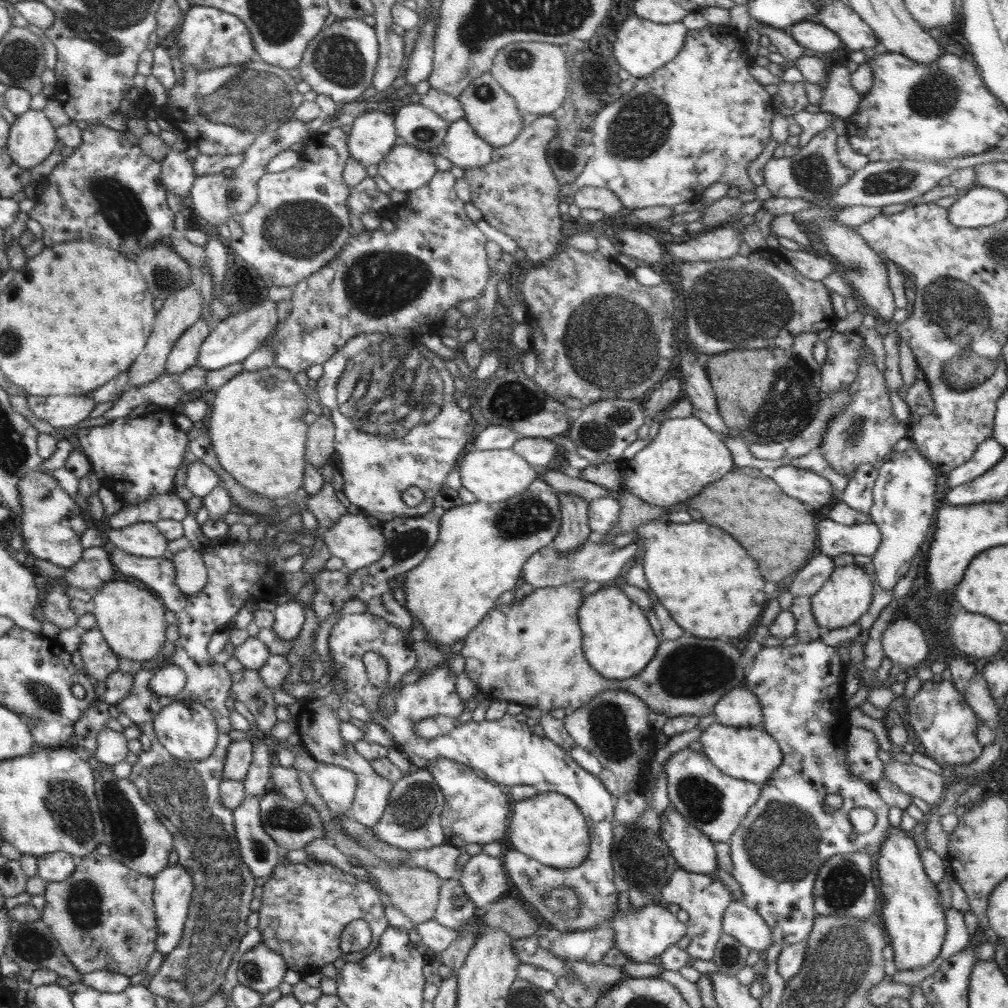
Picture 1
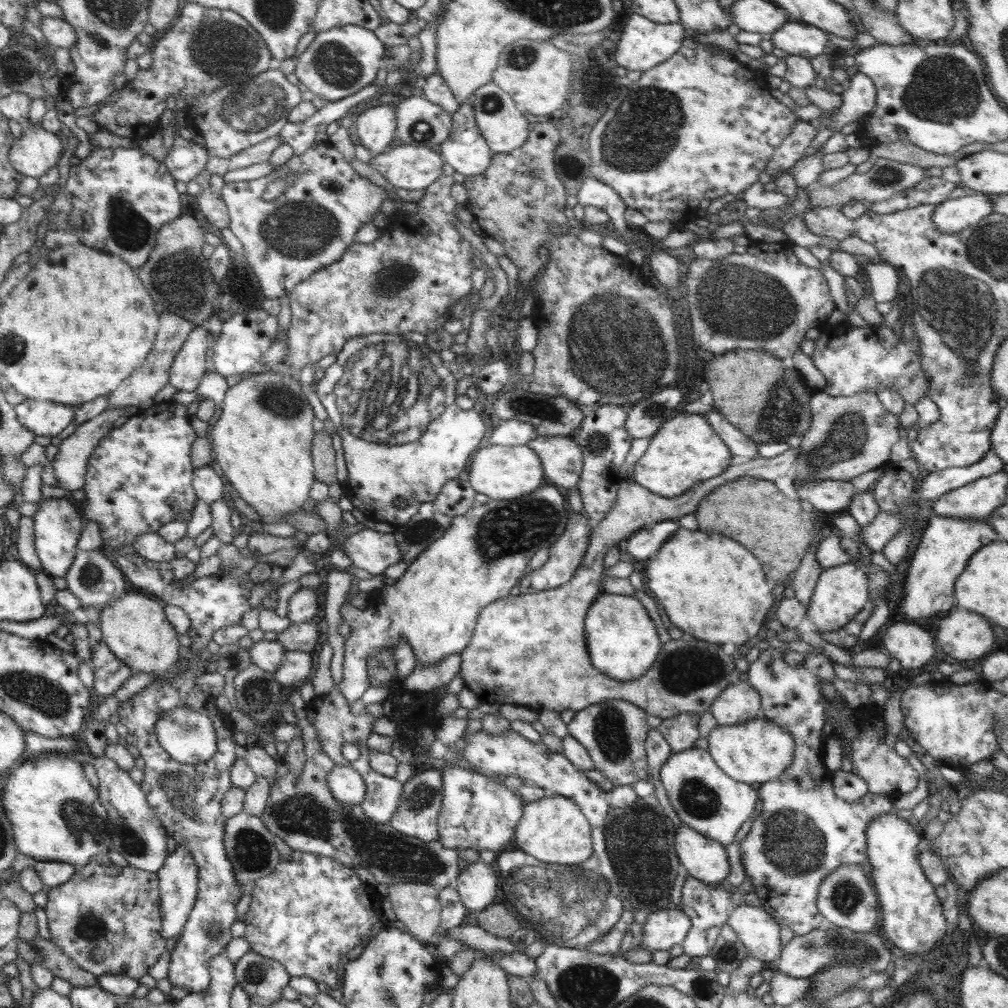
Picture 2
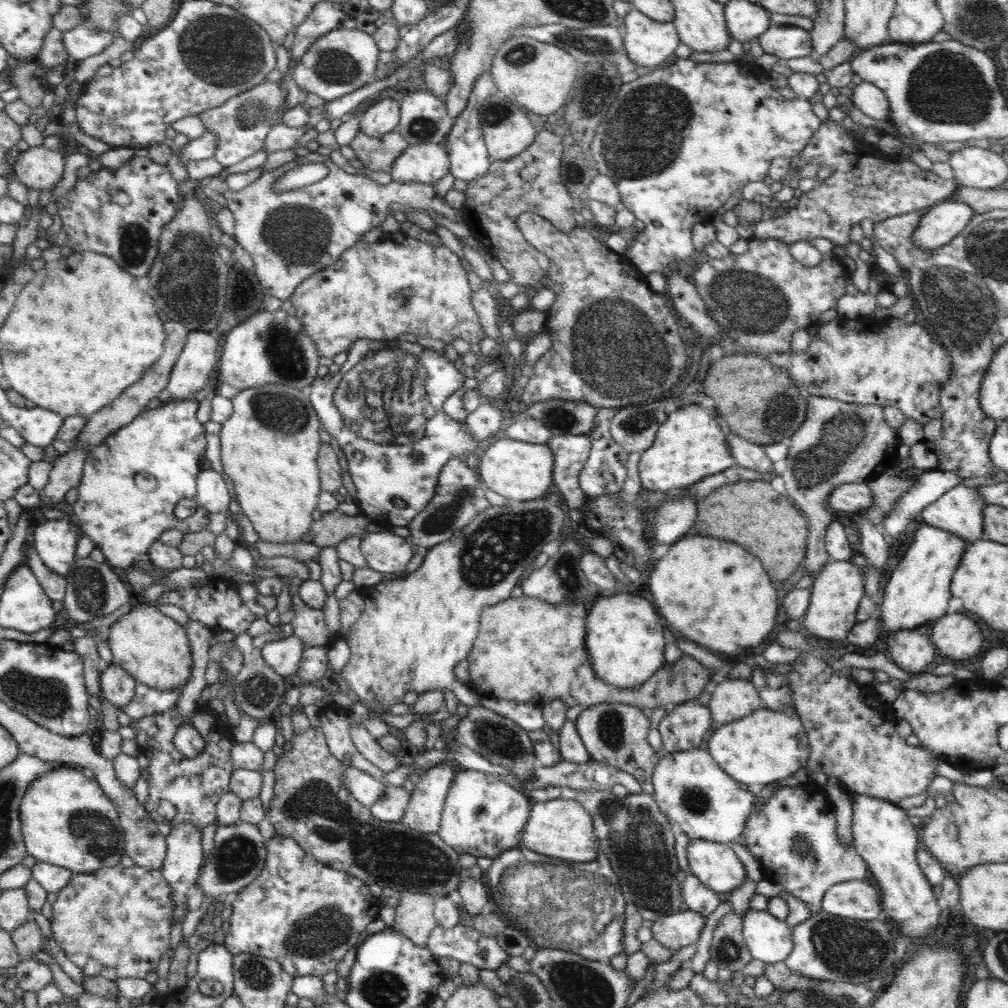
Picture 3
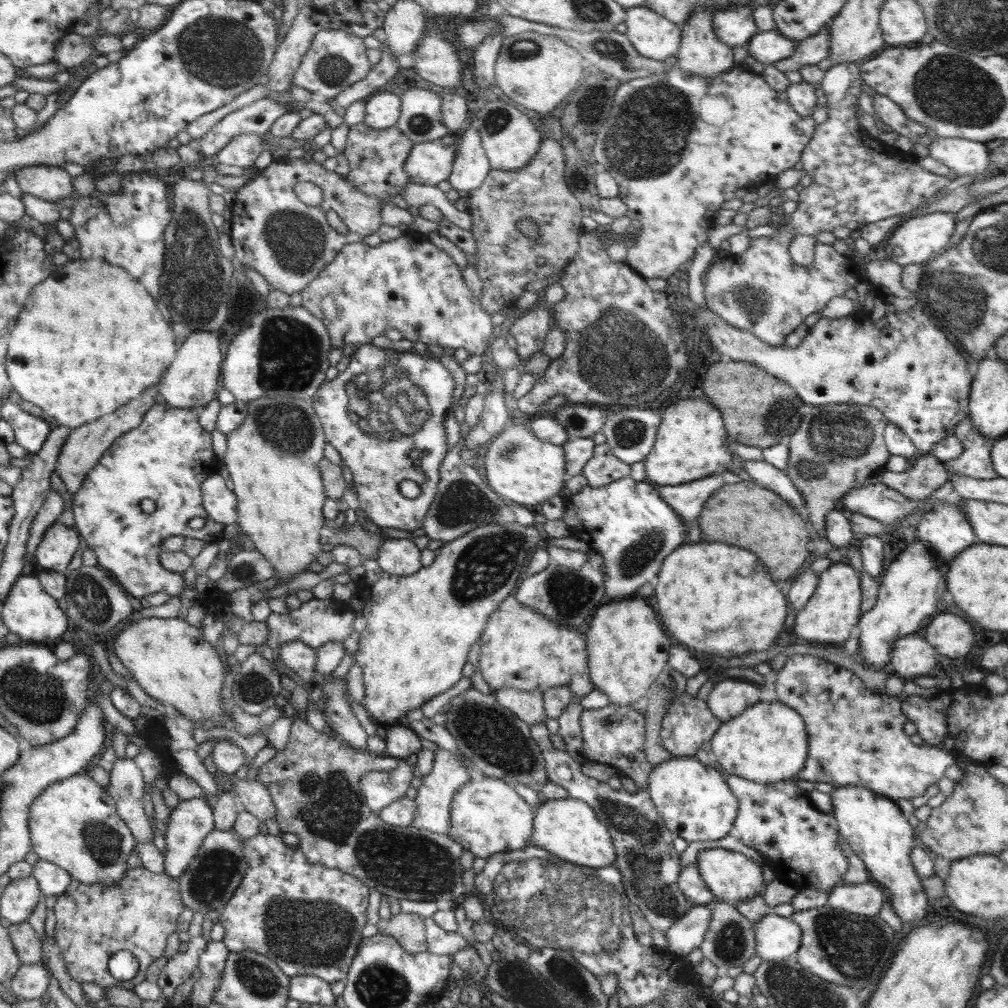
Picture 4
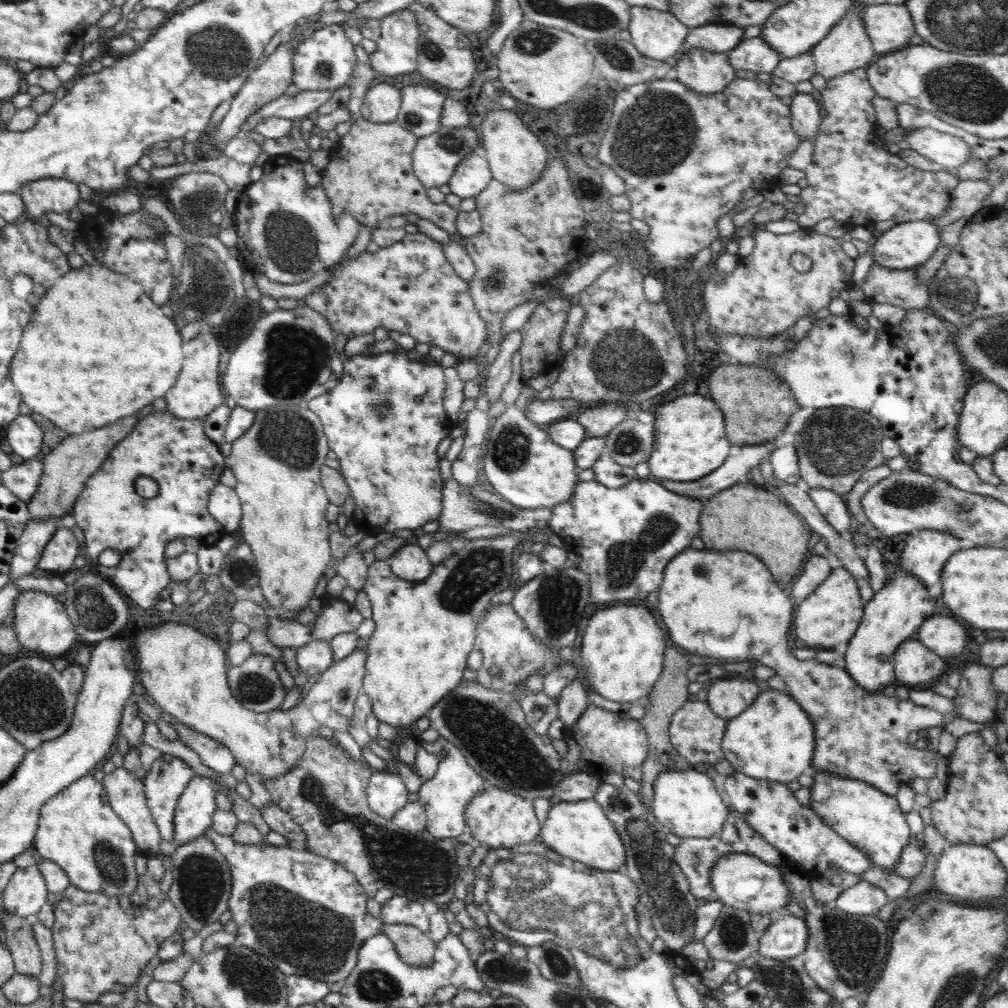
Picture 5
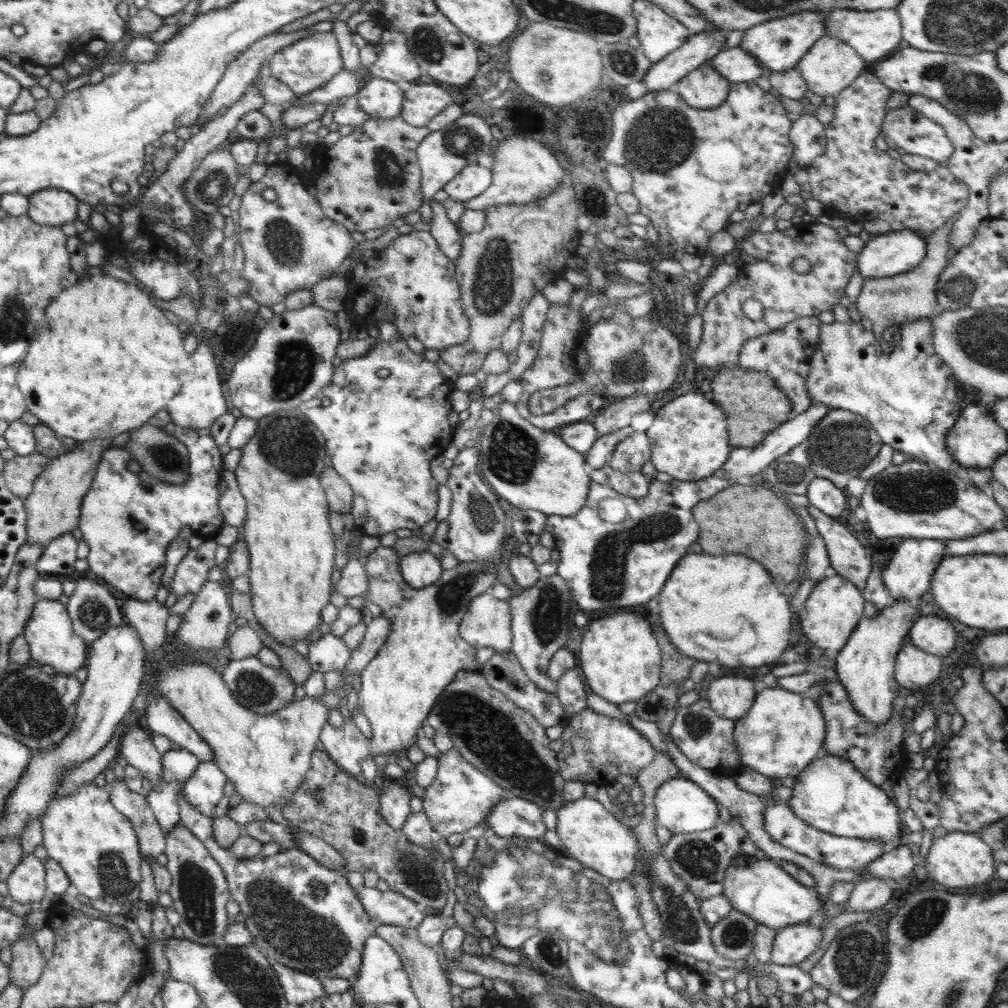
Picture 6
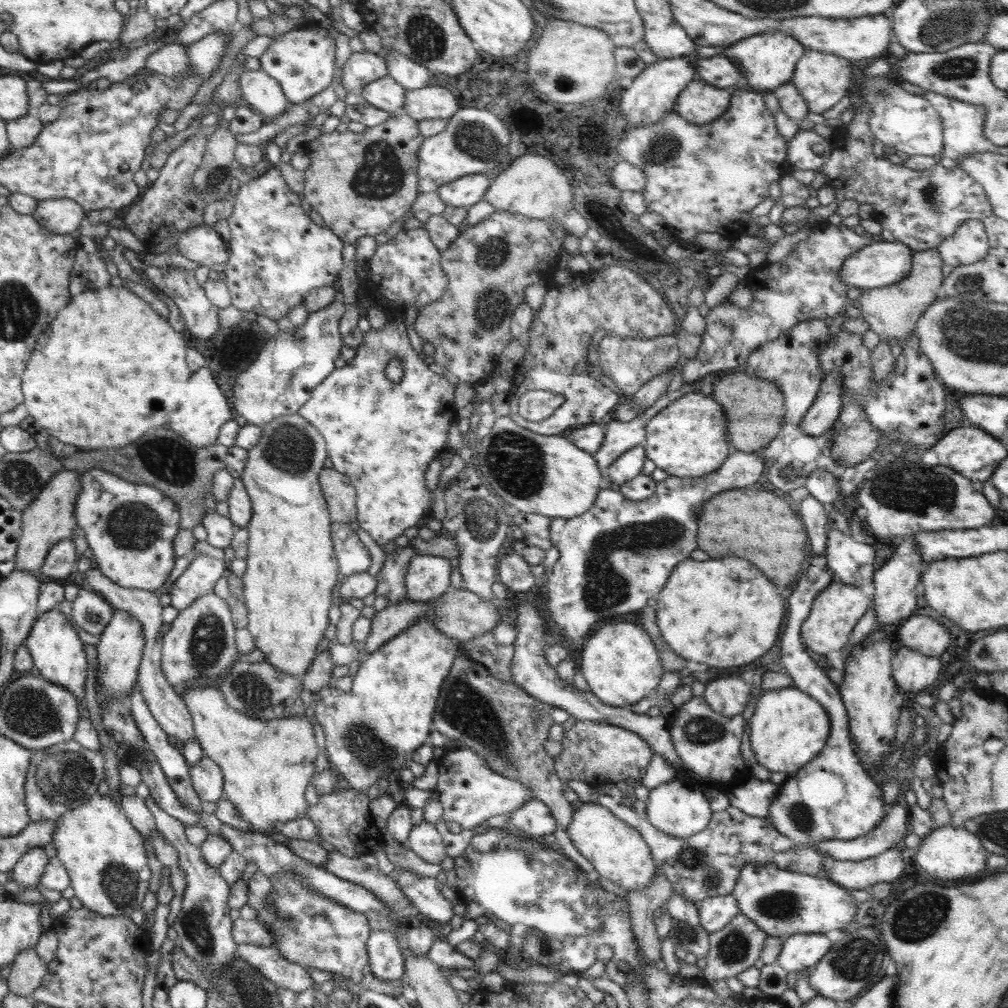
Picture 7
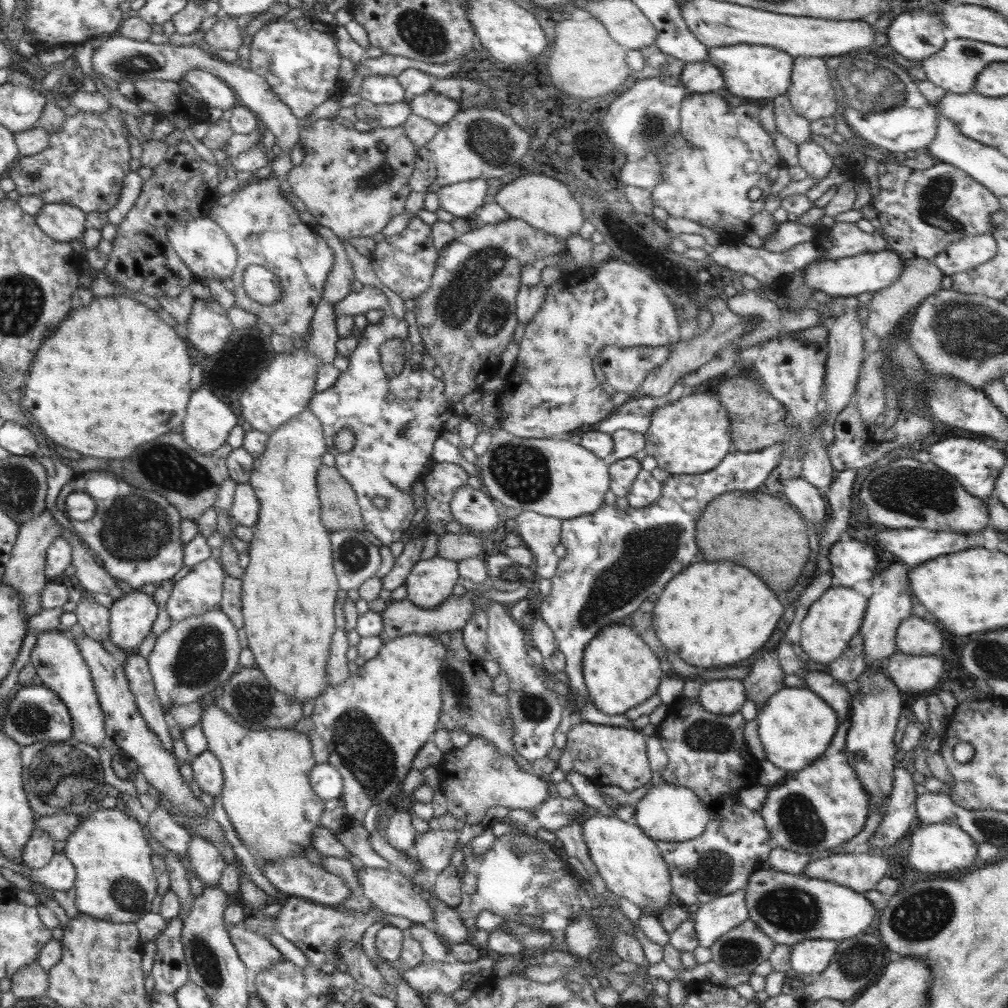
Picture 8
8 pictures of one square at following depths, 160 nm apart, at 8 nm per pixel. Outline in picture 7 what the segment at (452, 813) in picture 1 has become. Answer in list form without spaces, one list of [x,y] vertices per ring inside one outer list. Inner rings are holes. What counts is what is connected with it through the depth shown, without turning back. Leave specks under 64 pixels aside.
[[[530,799],[519,809],[507,814],[509,816],[508,827],[513,832],[528,832],[536,838],[555,831],[557,822],[551,816],[551,810],[541,800]]]

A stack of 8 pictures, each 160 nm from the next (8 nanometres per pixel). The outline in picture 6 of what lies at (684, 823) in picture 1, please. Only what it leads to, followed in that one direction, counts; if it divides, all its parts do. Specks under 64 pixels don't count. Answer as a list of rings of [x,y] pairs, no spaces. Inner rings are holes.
[[[738,856],[726,870],[723,895],[728,898],[733,909],[746,914],[756,923],[773,928],[775,931],[786,926],[810,924],[818,914],[823,914],[824,906],[816,893],[816,888],[804,887],[798,880],[788,875],[773,860]]]

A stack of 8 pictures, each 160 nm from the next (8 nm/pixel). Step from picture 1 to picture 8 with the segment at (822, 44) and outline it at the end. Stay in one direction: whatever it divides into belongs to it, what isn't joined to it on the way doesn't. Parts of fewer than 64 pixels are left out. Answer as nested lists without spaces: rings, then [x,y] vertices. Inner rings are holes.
[[[687,62],[679,74],[680,82],[690,93],[723,93],[725,80],[711,62]]]

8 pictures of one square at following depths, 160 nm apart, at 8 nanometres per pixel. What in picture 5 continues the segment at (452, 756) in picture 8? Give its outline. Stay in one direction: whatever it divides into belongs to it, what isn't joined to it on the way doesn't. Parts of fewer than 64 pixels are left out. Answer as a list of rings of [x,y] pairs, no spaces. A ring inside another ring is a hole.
[[[439,737],[435,742],[420,742],[430,754],[439,758],[437,771],[430,780],[423,781],[417,792],[418,802],[425,808],[427,816],[427,831],[438,839],[458,838],[468,832],[465,821],[465,808],[478,793],[488,786],[484,780],[468,763],[462,751],[449,740]]]

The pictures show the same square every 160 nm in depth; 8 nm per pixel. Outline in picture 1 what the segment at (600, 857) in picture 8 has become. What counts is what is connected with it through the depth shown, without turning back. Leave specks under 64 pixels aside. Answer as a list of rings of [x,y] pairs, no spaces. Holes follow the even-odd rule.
[[[542,791],[530,798],[515,801],[508,823],[506,846],[526,857],[560,870],[580,866],[590,847],[589,826],[579,806],[564,794]]]

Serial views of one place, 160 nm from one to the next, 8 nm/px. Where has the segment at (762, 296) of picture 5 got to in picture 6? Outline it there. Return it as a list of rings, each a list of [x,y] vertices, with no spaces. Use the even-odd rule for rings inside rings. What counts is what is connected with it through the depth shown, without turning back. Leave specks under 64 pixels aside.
[[[819,222],[802,224],[801,227],[790,227],[788,230],[776,229],[771,233],[763,233],[760,230],[752,232],[748,237],[743,236],[737,241],[738,247],[754,256],[754,262],[744,263],[739,266],[737,277],[722,292],[713,296],[706,304],[702,312],[703,333],[701,342],[692,353],[698,368],[714,368],[718,364],[738,364],[742,345],[757,336],[768,334],[782,328],[793,320],[817,316],[824,310],[833,310],[833,306],[840,302],[842,296],[846,296],[844,289],[850,277],[857,270],[857,255],[850,251],[844,244],[843,238],[838,235],[836,229]],[[804,257],[811,262],[811,269],[806,274],[800,274],[792,268],[794,258]],[[748,298],[759,300],[764,306],[764,315],[760,320],[751,320],[742,311],[742,304]]]

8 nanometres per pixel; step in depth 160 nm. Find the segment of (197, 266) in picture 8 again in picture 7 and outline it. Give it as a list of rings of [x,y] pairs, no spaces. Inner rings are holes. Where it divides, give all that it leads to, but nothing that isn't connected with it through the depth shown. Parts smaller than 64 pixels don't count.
[[[204,224],[182,233],[176,245],[182,256],[209,268],[213,264],[225,263],[231,255],[229,245],[222,240],[221,234]]]

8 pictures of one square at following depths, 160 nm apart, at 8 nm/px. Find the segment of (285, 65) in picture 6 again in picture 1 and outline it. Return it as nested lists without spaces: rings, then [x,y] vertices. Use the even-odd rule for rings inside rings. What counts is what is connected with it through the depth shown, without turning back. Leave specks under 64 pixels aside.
[[[357,17],[338,18],[308,44],[299,64],[297,79],[307,82],[316,94],[330,96],[337,105],[352,102],[371,87],[379,56],[379,43],[374,27]]]

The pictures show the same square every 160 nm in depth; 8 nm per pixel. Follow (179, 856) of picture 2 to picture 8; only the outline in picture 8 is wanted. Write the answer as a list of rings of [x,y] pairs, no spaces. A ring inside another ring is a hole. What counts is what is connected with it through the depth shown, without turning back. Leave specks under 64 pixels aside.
[[[206,750],[196,758],[192,758],[190,765],[193,770],[193,780],[204,792],[216,797],[221,794],[223,787],[223,770],[221,762]]]

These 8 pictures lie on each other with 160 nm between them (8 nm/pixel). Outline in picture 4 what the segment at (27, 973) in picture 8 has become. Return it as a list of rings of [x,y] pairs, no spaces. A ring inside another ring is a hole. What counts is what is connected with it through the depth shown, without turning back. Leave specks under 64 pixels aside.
[[[27,921],[19,924],[6,924],[12,944],[18,958],[24,964],[36,964],[42,961],[42,940]]]

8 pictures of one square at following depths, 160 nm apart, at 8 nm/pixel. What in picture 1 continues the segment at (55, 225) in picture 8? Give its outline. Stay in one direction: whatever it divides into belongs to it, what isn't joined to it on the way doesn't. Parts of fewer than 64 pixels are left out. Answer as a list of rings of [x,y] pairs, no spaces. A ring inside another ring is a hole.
[[[30,108],[10,125],[7,149],[16,166],[31,170],[48,158],[57,143],[55,128],[46,114]]]

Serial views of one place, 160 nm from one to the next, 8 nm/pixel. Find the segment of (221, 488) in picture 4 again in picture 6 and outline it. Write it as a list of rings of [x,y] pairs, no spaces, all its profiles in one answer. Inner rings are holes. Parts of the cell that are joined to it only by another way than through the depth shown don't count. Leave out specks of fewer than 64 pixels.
[[[223,470],[222,478],[228,483],[228,487],[219,498],[218,507],[222,513],[223,522],[230,526],[241,528],[246,520],[246,500],[239,491],[237,478],[234,472]]]

